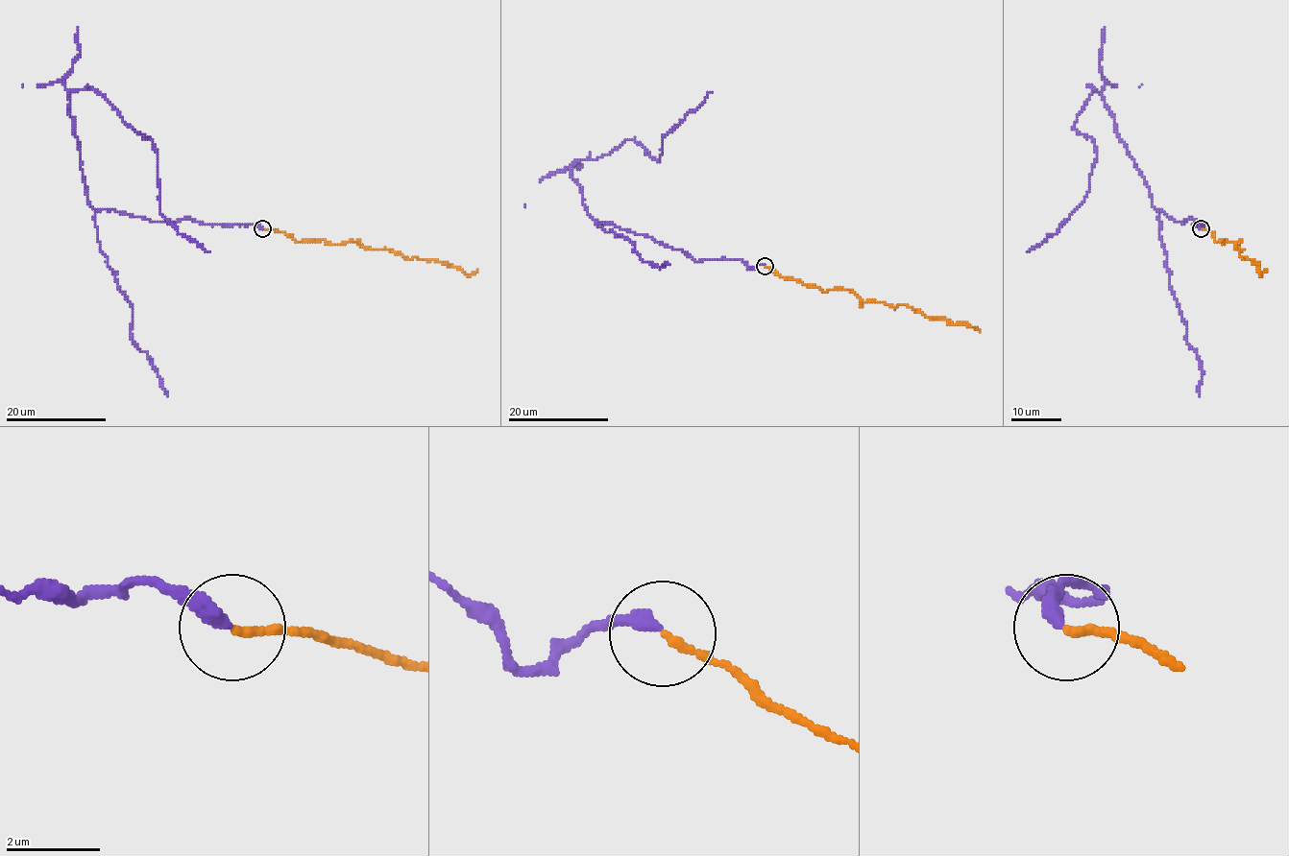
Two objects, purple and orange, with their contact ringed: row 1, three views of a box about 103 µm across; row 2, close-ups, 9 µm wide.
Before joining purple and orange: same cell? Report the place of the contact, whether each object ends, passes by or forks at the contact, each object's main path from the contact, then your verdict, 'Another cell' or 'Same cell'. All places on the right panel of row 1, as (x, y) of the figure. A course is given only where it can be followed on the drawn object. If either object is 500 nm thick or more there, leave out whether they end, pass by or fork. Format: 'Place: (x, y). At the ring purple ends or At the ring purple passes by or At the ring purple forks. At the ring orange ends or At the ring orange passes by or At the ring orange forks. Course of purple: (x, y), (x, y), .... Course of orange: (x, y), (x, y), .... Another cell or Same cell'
Place: (1201, 228). At the ring purple ends. At the ring orange ends. Course of purple: (1200, 228), (1153, 204), (1092, 90), (1074, 126), (1096, 153), (1087, 196), (1026, 252). Course of orange: (1201, 228), (1219, 241), (1226, 240), (1222, 244), (1236, 245), (1240, 256), (1254, 262), (1261, 273), (1266, 270). Same cell

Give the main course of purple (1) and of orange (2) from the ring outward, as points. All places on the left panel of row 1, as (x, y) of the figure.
1: (263, 228), (95, 210), (69, 92), (97, 90), (152, 141), (159, 212), (209, 252)
2: (263, 228), (299, 241), (352, 241), (407, 258), (447, 262), (467, 273), (477, 270)

